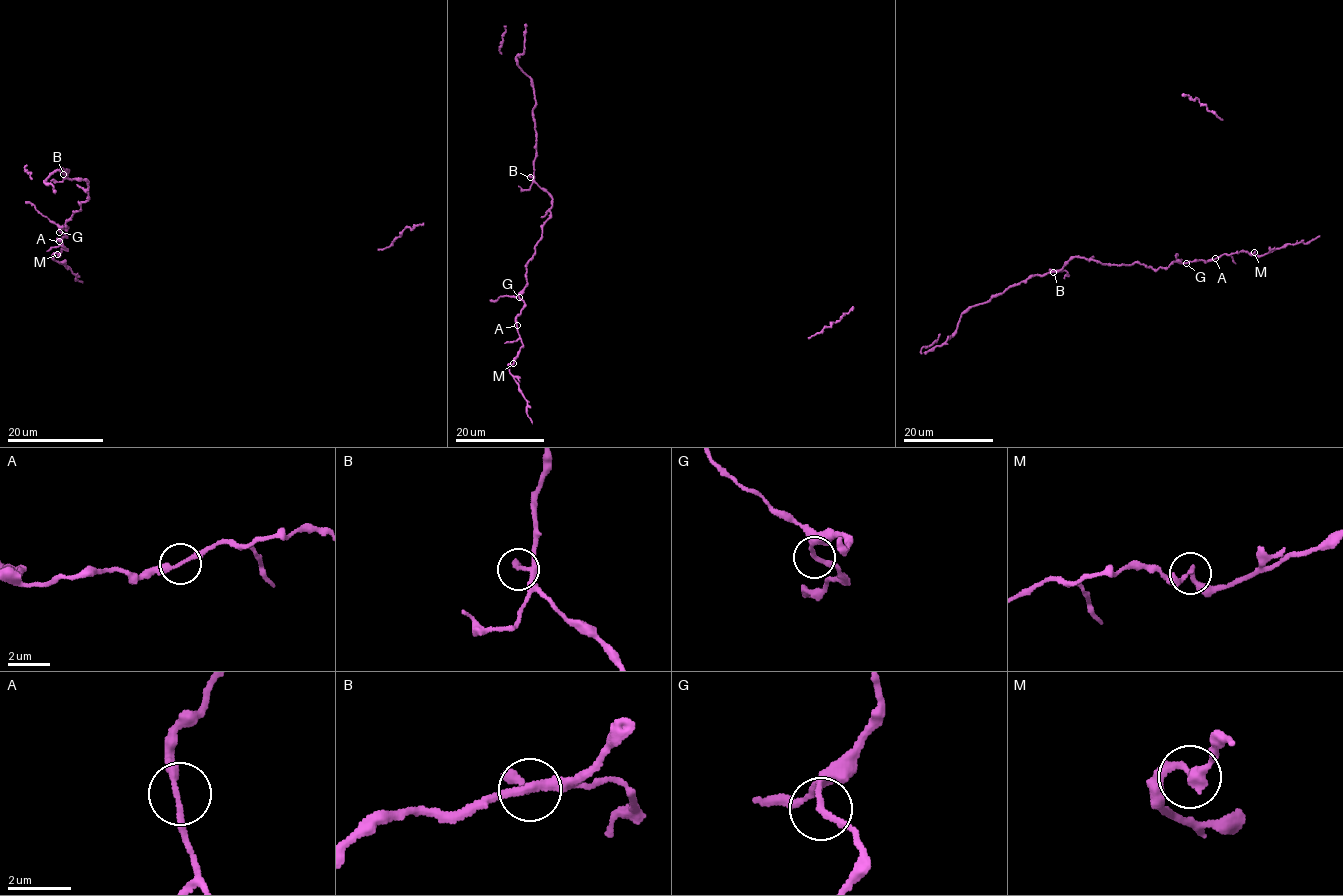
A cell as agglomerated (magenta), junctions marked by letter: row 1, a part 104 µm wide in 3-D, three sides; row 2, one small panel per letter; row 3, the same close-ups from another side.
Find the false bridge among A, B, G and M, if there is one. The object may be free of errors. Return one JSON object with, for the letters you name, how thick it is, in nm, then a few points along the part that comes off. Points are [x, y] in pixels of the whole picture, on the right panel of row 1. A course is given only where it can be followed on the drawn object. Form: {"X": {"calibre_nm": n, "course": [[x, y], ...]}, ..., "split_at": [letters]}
{"split_at": []}

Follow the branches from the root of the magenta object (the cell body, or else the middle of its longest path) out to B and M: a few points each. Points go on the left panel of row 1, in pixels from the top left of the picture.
B: (58, 239), (66, 236), (59, 229), (66, 229), (66, 220), (88, 198), (87, 180), (63, 174)
M: (58, 239), (67, 250), (62, 249), (57, 254)

